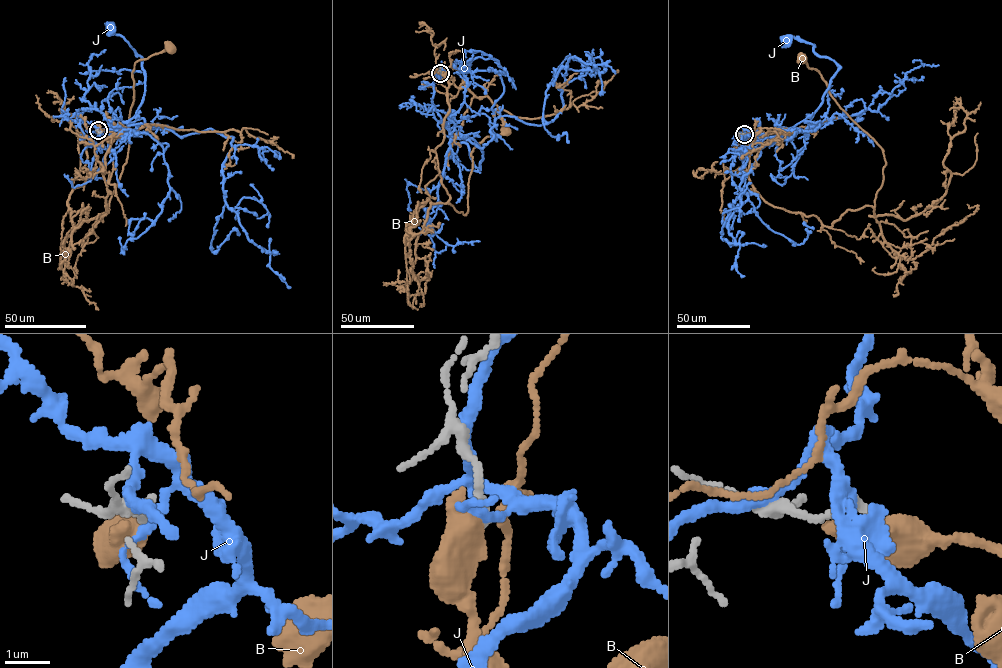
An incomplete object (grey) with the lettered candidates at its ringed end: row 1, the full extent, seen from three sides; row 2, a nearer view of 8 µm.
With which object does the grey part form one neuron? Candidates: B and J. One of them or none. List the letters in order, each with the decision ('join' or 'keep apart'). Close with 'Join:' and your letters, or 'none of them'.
B: keep apart
J: keep apart
Join: none of them

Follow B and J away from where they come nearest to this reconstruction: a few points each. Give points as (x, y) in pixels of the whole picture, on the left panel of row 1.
B: (98, 131), (112, 140), (104, 180), (108, 212), (92, 232), (126, 162), (134, 64), (170, 47)
J: (99, 130), (90, 142), (93, 132), (132, 118), (144, 95), (142, 58), (108, 28), (110, 23), (111, 29)

